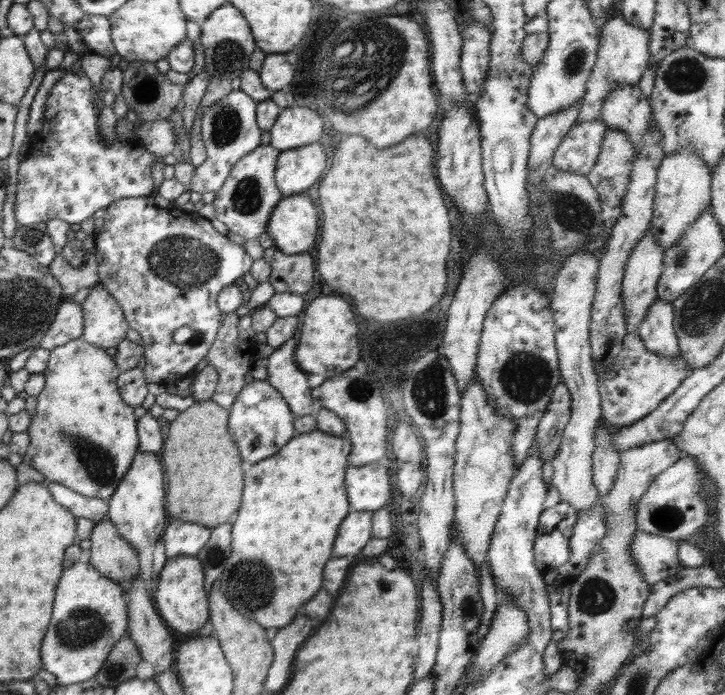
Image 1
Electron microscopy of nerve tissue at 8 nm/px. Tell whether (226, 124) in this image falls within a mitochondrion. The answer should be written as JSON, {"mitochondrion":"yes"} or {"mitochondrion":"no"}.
{"mitochondrion":"yes"}

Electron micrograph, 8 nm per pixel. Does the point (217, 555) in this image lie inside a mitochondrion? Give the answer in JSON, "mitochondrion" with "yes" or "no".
{"mitochondrion":"yes"}

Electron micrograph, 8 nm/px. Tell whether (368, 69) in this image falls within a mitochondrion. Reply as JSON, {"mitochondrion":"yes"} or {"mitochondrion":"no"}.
{"mitochondrion":"yes"}

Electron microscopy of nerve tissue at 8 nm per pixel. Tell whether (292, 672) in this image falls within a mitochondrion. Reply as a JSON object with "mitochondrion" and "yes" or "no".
{"mitochondrion":"no"}

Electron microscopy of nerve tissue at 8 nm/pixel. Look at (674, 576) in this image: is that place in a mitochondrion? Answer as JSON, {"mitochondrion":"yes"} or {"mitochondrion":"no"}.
{"mitochondrion":"no"}

